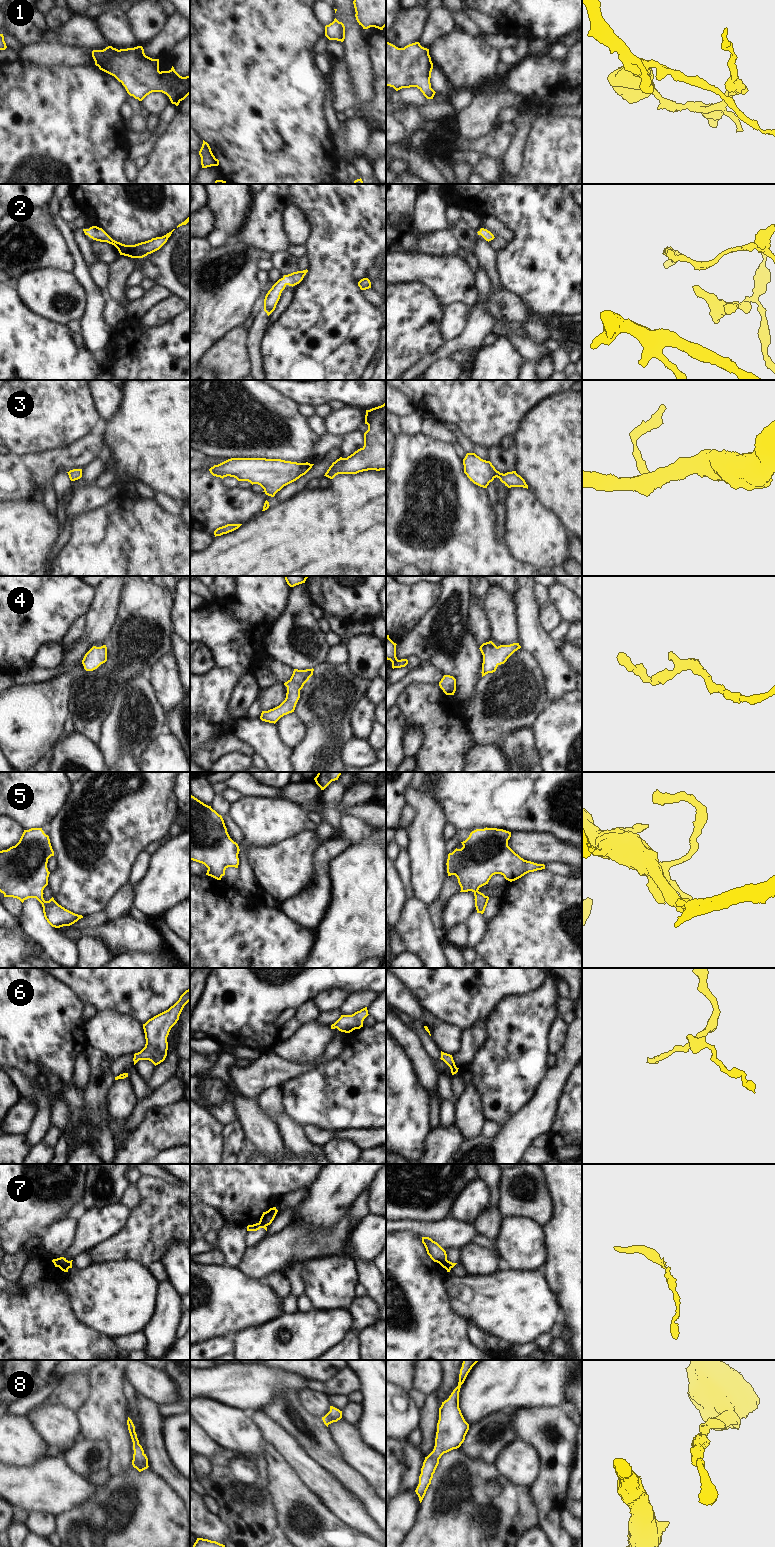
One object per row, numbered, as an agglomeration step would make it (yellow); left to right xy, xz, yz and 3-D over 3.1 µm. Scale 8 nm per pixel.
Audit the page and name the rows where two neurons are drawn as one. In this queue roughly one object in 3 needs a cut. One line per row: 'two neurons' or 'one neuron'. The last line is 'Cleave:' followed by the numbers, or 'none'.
1: one neuron
2: one neuron
3: one neuron
4: one neuron
5: one neuron
6: one neuron
7: two neurons
8: one neuron
Cleave: 7

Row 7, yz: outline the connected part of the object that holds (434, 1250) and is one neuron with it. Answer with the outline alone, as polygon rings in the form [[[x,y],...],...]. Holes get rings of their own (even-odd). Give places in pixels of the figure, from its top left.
[[[422,1237],[422,1243],[424,1244],[430,1258],[446,1269],[448,1261],[446,1251],[429,1237]]]

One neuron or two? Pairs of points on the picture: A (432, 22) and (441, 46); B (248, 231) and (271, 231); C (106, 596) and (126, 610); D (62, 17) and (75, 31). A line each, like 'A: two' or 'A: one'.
A: two
B: one
C: two
D: two

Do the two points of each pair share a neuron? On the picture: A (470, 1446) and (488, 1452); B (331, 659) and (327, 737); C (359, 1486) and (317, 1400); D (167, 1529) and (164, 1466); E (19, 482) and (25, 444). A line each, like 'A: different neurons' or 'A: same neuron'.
A: same neuron
B: different neurons
C: different neurons
D: different neurons
E: different neurons

